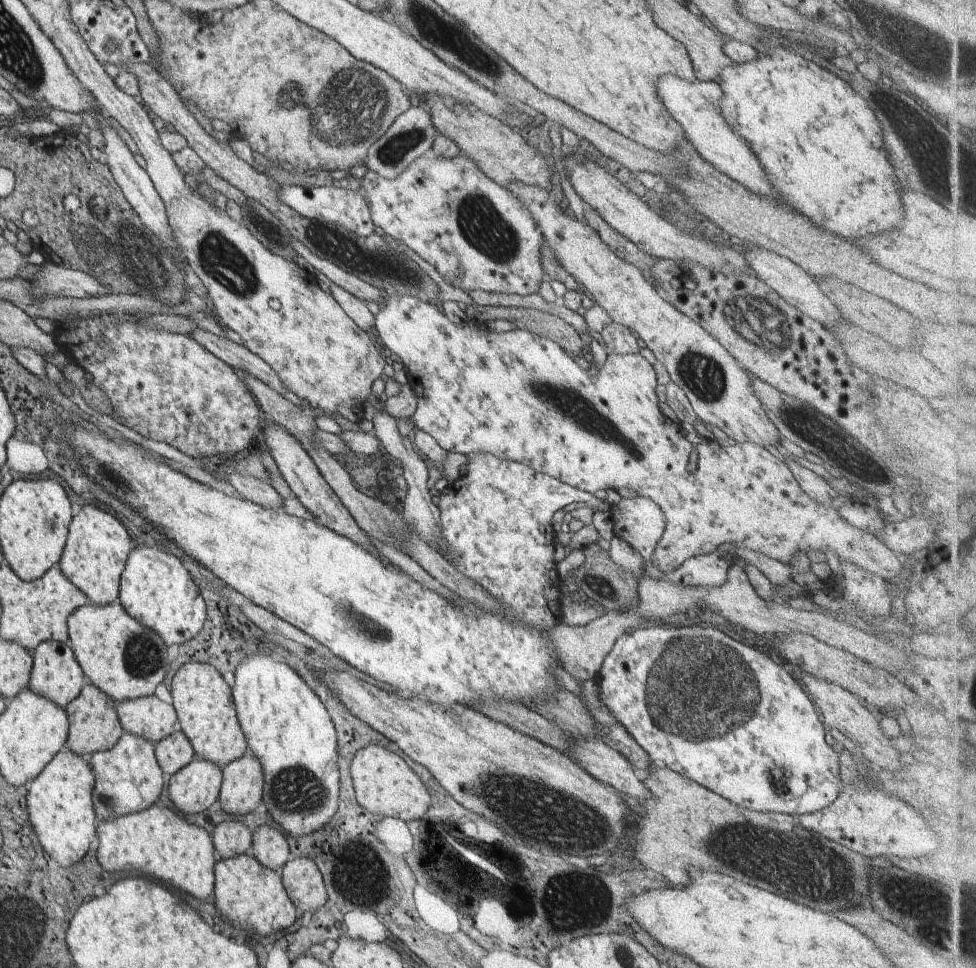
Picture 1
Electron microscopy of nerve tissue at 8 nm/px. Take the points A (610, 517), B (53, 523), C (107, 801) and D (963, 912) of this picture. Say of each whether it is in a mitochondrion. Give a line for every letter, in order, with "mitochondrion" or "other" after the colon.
A: other
B: mitochondrion
C: mitochondrion
D: mitochondrion

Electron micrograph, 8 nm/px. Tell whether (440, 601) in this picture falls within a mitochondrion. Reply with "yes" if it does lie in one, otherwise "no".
no

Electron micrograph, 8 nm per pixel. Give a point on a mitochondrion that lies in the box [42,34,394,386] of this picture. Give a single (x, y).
(130, 254)

